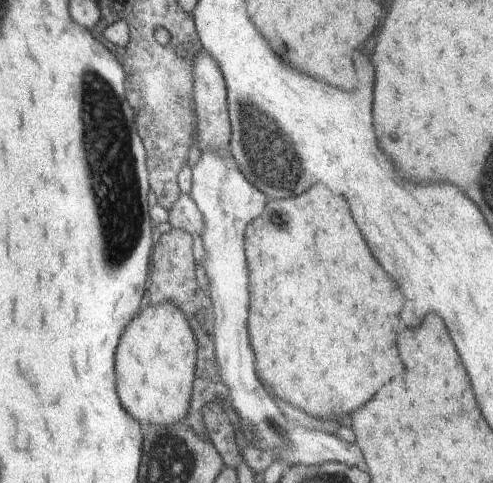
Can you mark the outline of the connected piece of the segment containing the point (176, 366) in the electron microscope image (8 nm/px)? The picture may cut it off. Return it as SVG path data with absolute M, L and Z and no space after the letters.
M162 302L156 306L148 306L126 326L126 334L122 334L122 342L118 342L116 350L116 386L120 394L122 406L140 422L142 426L154 424L166 430L178 424L188 425L190 414L190 398L194 390L194 373L196 372L197 342L190 328L186 315L176 308L172 302Z

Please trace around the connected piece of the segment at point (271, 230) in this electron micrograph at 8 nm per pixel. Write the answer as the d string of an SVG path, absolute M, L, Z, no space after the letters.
M314 184L310 190L306 190L300 196L292 196L286 200L271 199L258 218L254 218L245 230L245 256L249 274L250 302L248 308L248 334L251 348L255 356L255 368L257 376L263 382L270 385L274 394L282 400L290 402L292 406L304 410L306 414L314 418L342 418L344 412L354 410L356 406L362 406L366 398L386 382L386 378L394 378L391 382L402 382L402 360L398 358L398 310L402 306L402 292L398 286L382 272L380 264L370 254L368 246L364 244L352 216L348 210L348 204L344 198L328 190L324 184Z

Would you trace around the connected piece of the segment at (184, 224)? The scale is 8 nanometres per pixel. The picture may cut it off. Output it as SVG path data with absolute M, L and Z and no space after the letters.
M180 194L178 202L167 206L169 224L175 228L181 228L192 234L202 236L204 234L204 220L200 210L194 204L191 196Z

